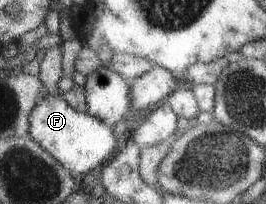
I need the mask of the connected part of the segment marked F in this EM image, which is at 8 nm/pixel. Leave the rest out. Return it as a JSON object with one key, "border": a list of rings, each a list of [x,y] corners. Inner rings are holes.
{"border":[[[44,93],[30,115],[30,122],[29,135],[77,177],[100,164],[106,165],[118,146],[118,137],[108,123],[87,111],[76,110],[62,94]]]}

